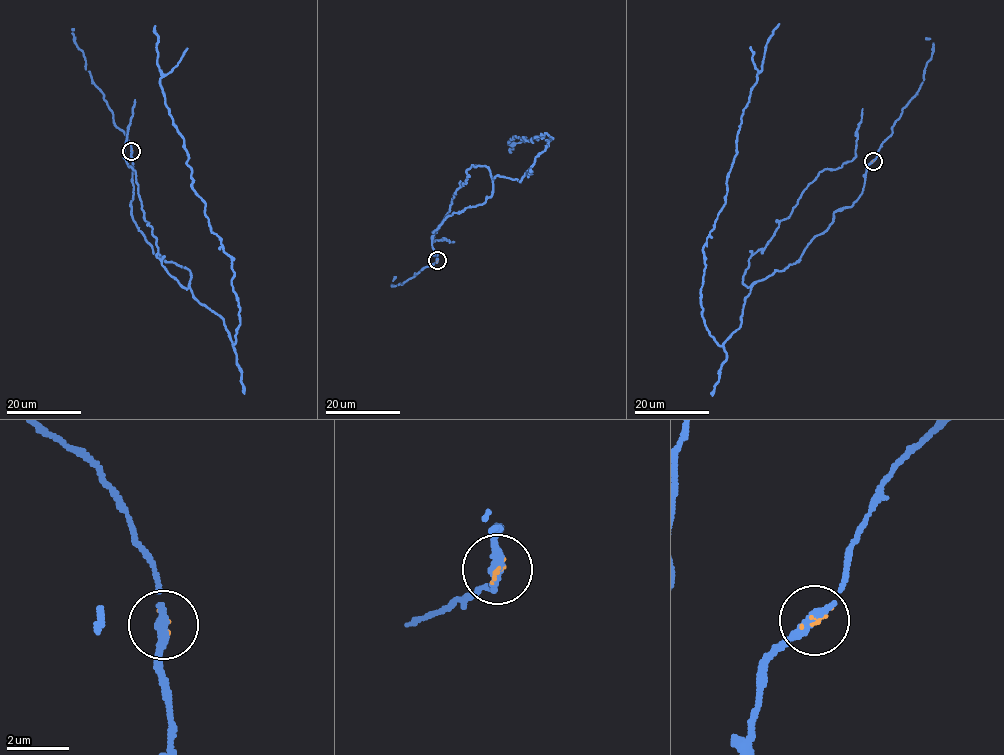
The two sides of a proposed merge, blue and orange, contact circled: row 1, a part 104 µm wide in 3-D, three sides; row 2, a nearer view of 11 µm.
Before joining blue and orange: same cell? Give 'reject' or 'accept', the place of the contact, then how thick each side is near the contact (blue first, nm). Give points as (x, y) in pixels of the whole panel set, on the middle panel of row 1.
accept; place (437, 260); calibres 280 and 90 nm

